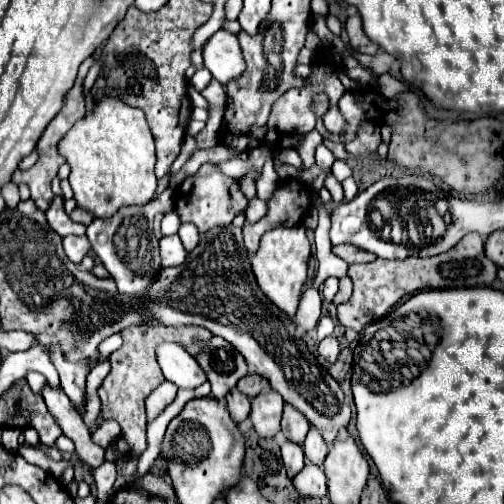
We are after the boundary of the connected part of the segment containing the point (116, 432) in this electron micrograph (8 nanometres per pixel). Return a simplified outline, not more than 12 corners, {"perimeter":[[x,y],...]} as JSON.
{"perimeter":[[115,420],[104,421],[92,434],[92,440],[108,440],[121,434]]}

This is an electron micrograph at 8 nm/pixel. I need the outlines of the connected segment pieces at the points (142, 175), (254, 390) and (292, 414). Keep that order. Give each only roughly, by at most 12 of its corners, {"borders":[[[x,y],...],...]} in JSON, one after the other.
{"borders":[[[103,98],[67,132],[77,208],[111,218],[155,198],[139,108]],[[247,374],[237,388],[249,398],[267,392],[271,384],[259,374]],[[285,404],[285,438],[303,444],[309,424],[297,408]]]}

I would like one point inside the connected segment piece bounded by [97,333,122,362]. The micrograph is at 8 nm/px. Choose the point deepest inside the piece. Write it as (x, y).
(109, 345)

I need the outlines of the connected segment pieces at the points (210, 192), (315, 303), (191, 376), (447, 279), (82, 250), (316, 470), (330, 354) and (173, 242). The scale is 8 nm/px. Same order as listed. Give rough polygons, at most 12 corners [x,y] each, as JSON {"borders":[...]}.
{"borders":[[[213,164],[181,186],[181,222],[201,234],[231,224],[247,206],[237,180]],[[309,286],[295,314],[296,337],[315,328],[321,316],[321,296]],[[161,342],[155,354],[163,376],[179,388],[207,380],[183,346]],[[467,234],[433,258],[351,264],[337,306],[361,332],[403,296],[489,286],[497,266]],[[87,236],[63,238],[63,248],[73,264],[81,264],[91,250]],[[305,464],[293,484],[305,496],[327,494],[321,466]],[[327,336],[319,344],[319,354],[329,362],[339,356],[339,342]],[[177,234],[159,240],[163,268],[179,266],[187,256]]]}

